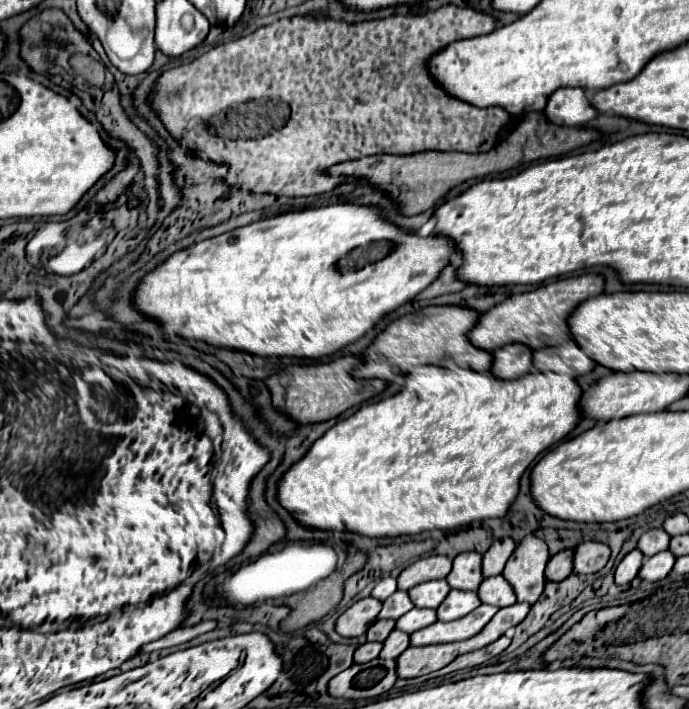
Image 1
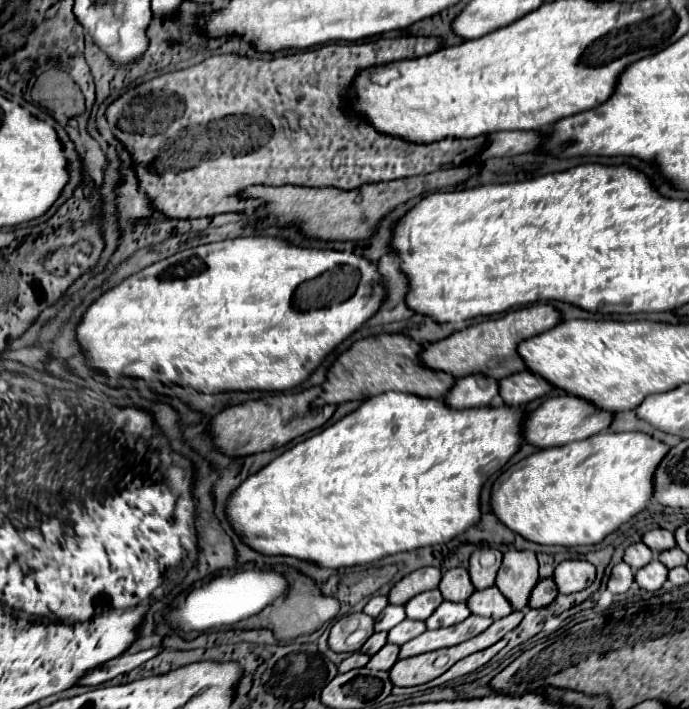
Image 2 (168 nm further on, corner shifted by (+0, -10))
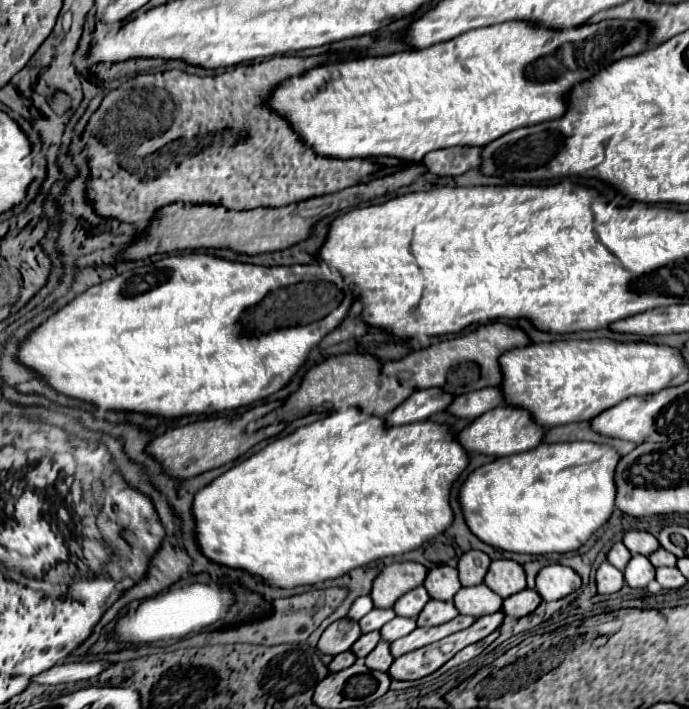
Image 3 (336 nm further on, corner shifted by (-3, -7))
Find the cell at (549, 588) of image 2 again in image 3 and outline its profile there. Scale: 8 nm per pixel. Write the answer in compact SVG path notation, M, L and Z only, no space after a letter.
M522 590L518 594L512 594L512 596L504 598L502 612L504 612L504 616L522 618L522 616L532 614L538 608L538 604L540 604L540 600L538 600L534 590Z

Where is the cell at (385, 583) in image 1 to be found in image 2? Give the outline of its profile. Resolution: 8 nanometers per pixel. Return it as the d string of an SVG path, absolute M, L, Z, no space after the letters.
M375 595L375 597L371 597L369 599L369 603L365 605L365 613L367 615L371 615L371 617L377 617L385 607L389 605L389 599L387 599L387 595Z

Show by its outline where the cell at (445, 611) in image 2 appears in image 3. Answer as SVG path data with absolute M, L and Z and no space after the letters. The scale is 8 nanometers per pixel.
M430 600L422 612L416 618L418 626L438 626L444 624L448 620L452 620L454 616L458 616L458 610L454 608L452 602L438 602L438 600Z

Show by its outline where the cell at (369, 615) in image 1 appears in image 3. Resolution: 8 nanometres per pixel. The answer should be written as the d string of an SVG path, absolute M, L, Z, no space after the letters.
M346 618L336 620L320 636L318 650L322 654L336 656L340 652L346 652L354 644L354 640L358 640L358 636L362 636L358 622L352 622L352 620L346 620Z

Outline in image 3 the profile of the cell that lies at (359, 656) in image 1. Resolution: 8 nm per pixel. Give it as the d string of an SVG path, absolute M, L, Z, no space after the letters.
M342 652L342 654L334 656L334 660L328 664L328 670L330 672L340 672L340 670L352 666L354 662L356 662L356 656L352 652Z

